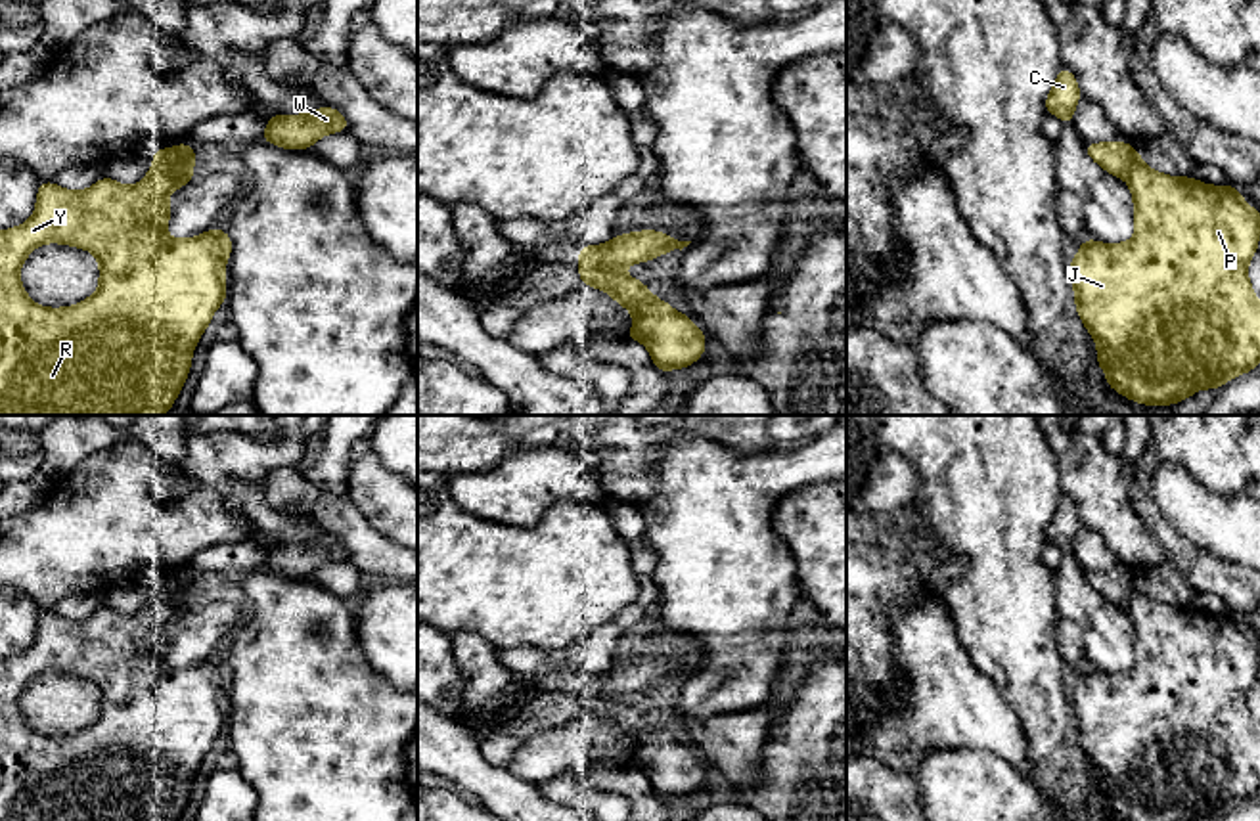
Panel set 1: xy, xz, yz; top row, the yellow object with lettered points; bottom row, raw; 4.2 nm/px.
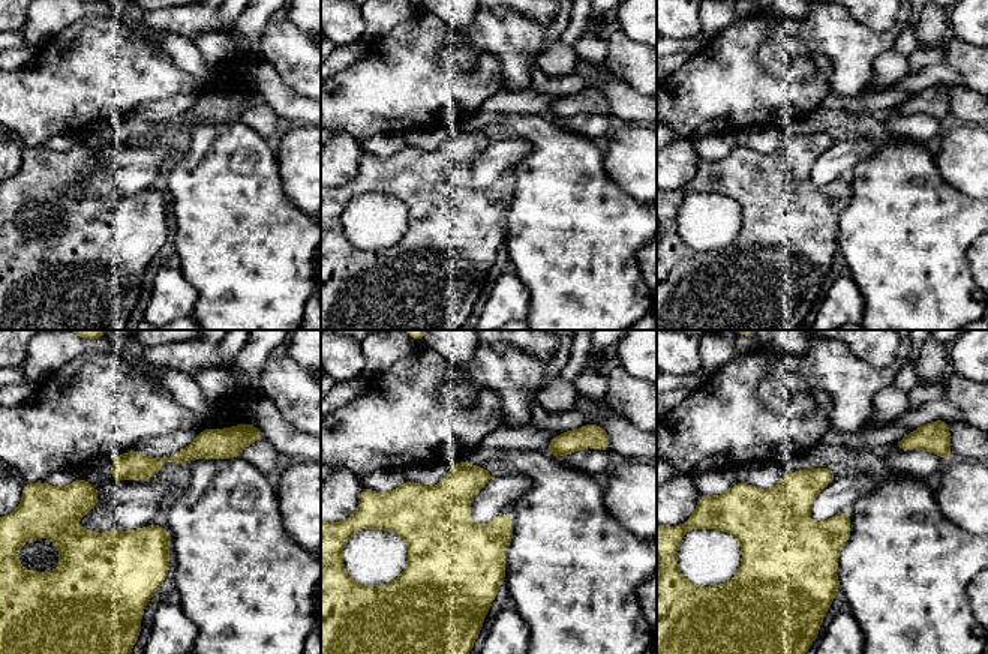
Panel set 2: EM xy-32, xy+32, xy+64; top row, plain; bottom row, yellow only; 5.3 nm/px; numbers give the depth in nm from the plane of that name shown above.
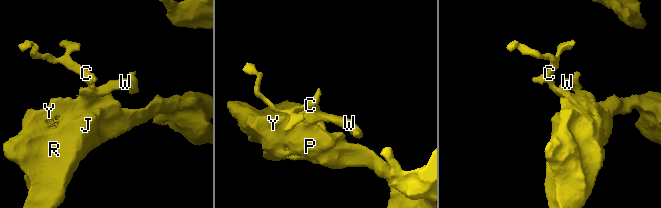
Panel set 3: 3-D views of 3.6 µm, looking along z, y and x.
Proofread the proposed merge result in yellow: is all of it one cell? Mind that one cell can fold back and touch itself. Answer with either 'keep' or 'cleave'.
cleave

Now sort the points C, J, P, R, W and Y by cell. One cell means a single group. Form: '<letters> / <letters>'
C W / J P R Y

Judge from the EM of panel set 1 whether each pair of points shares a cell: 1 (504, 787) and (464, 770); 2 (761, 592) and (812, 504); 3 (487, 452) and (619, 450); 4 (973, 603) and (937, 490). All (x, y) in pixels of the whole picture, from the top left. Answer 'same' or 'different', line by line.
1: same
2: different
3: same
4: same

